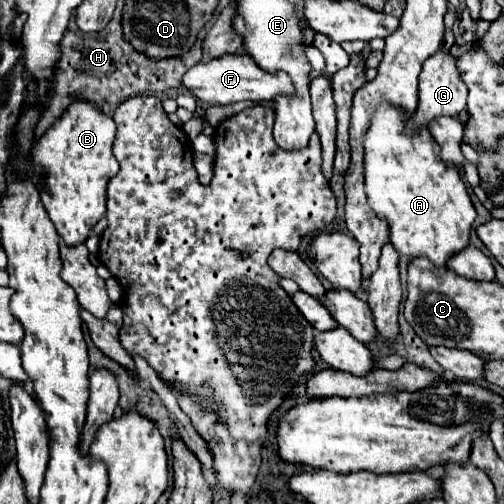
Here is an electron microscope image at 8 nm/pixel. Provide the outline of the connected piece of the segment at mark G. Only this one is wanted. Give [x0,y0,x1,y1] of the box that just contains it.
[411,52,467,134]

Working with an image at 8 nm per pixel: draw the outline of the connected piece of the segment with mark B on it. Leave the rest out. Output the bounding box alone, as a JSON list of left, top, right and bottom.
[31,100,119,246]

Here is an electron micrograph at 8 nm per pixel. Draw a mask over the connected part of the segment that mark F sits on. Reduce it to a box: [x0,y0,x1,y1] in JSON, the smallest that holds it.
[183,54,295,106]

